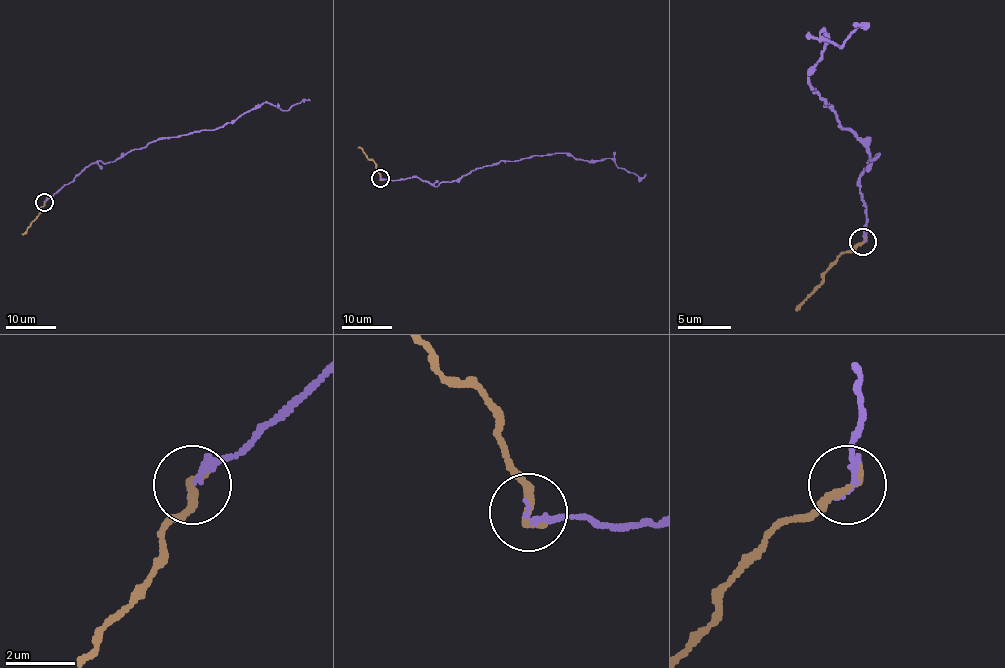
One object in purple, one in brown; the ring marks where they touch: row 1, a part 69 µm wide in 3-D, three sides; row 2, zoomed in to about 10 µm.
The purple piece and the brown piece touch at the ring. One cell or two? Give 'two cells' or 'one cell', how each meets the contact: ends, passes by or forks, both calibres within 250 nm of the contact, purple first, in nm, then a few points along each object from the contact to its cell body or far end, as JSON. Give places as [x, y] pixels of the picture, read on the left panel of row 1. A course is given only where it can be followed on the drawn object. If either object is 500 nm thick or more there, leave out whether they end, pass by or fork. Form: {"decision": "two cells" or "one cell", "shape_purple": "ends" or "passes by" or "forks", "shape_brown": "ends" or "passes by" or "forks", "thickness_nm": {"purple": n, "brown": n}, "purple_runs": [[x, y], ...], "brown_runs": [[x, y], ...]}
{"decision": "one cell", "shape_purple": "ends", "shape_brown": "ends", "thickness_nm": {"purple": 220, "brown": 280}, "purple_runs": [[44, 201], [100, 161], [115, 161], [160, 139], [215, 130], [234, 122], [264, 102], [289, 110], [309, 100]], "brown_runs": [[44, 201], [39, 214], [22, 234]]}

